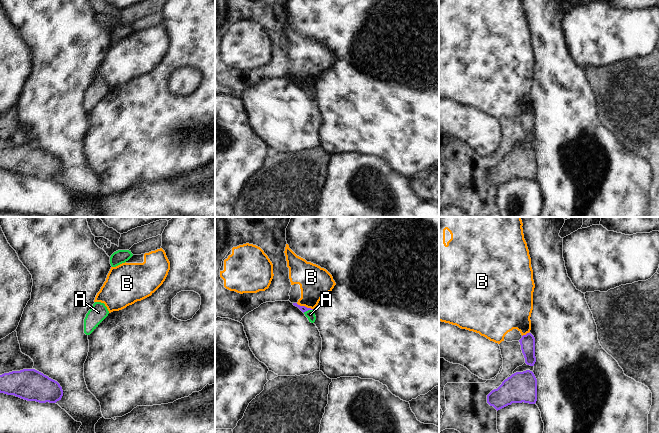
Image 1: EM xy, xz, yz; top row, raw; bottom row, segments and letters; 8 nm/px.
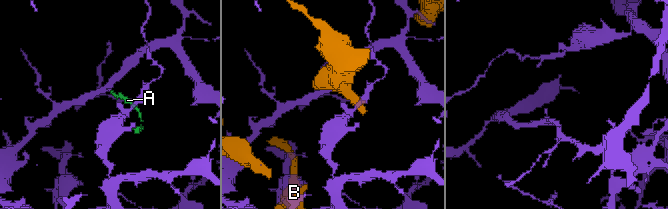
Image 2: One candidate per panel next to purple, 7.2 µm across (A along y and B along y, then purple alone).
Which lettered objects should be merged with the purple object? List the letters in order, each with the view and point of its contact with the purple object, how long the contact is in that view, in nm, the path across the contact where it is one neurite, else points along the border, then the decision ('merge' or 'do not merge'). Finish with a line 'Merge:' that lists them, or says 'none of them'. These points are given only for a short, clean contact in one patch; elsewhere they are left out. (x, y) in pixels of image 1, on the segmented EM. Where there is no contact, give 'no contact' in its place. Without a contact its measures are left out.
A: contact xz (307, 310); length 80 nm; border xz (312, 309), (303, 312); do not merge
B: contact xz (304, 306); length 140 nm; do not merge
Merge: none of them

